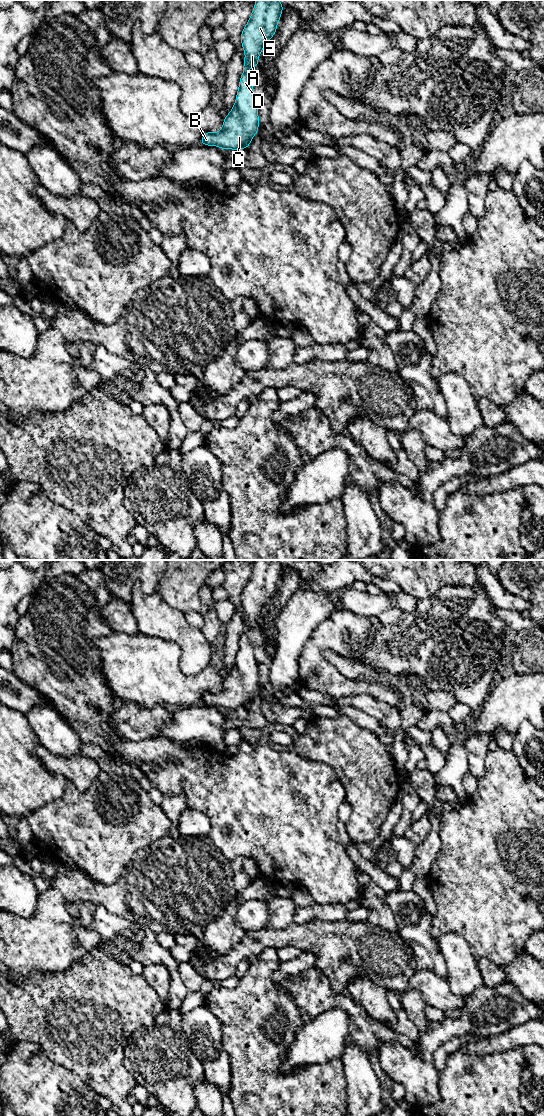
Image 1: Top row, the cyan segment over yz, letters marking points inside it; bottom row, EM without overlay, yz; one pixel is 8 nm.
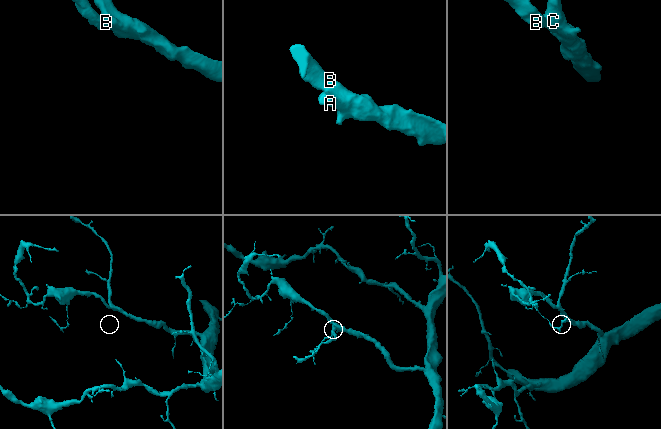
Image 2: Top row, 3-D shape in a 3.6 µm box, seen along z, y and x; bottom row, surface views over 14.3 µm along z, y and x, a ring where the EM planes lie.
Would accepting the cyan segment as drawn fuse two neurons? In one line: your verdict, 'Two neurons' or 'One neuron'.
One neuron

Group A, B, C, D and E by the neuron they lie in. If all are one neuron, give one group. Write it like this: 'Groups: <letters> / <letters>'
Groups: A B C D E

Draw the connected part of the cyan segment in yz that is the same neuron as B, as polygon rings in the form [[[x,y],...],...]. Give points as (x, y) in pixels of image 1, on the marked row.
[[[256,0],[252,14],[244,27],[240,40],[245,53],[243,73],[240,77],[239,89],[236,101],[230,113],[224,117],[224,123],[217,133],[205,132],[201,144],[207,146],[218,146],[223,150],[241,150],[249,148],[252,138],[259,128],[258,103],[254,96],[254,88],[248,77],[248,70],[258,67],[258,58],[266,42],[276,33],[277,24],[280,20],[284,6],[279,0]]]

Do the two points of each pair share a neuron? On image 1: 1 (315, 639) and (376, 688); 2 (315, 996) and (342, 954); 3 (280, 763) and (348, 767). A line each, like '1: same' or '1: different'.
1: same
2: different
3: different

